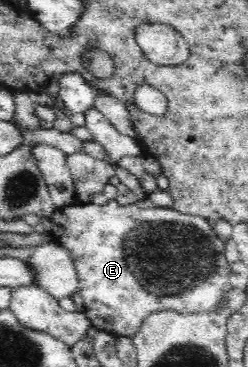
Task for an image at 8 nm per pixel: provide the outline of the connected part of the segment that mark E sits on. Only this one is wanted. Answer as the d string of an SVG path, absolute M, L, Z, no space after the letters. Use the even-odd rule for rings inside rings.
M147 198L146 200L137 201L125 206L120 205L116 200L110 200L109 203L105 203L105 205L97 205L91 201L81 205L72 203L67 207L56 209L51 214L50 220L51 223L53 223L53 227L50 231L53 241L61 244L65 250L69 252L69 256L73 257L73 264L75 264L79 277L79 294L81 294L83 298L83 311L85 311L86 317L96 329L108 332L115 337L124 336L133 338L140 331L145 319L156 311L172 309L173 311L187 314L214 310L227 299L227 293L232 289L229 281L231 273L230 264L225 257L225 243L218 238L212 223L203 217L187 215L173 208L165 209L159 207Z

